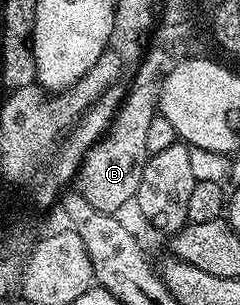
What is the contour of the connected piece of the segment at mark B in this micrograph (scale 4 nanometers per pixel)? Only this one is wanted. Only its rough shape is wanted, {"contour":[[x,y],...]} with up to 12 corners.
{"contour":[[160,77],[130,88],[85,154],[93,206],[111,215],[134,199],[157,118]]}

